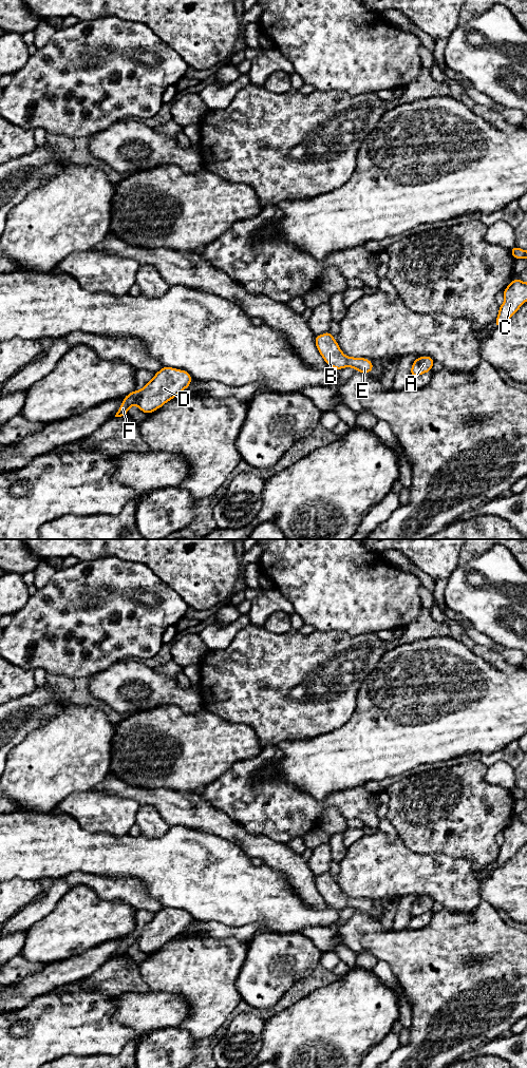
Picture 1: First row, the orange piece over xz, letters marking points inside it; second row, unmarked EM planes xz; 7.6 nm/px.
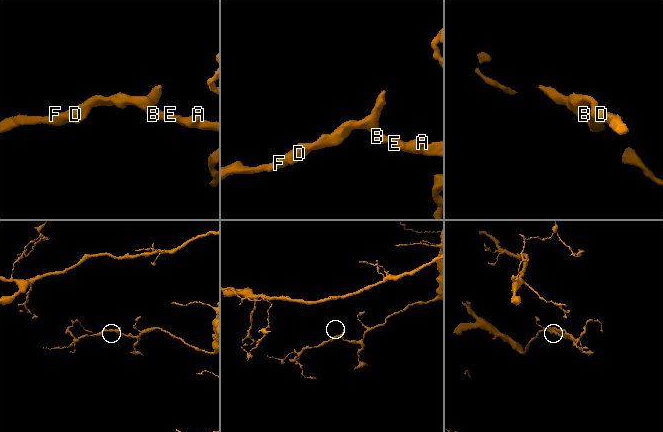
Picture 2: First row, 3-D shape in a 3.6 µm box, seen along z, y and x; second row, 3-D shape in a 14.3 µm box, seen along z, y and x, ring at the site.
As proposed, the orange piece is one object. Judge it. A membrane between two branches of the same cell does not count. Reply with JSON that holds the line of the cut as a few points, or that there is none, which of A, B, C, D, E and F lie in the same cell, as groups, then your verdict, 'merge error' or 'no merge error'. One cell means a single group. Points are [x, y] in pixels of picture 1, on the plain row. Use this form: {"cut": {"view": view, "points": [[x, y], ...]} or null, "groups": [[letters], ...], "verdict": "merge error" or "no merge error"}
{"cut": null, "groups": [["A", "B", "C", "D", "E", "F"]], "verdict": "no merge error"}

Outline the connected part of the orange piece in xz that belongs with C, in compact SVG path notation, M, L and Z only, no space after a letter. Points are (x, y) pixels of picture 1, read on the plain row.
M514 819L503 832L505 842L500 846L495 867L500 867L506 863L519 851L522 844L527 841L527 823Z

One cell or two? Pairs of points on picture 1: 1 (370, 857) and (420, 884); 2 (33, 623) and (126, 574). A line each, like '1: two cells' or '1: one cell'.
1: one cell
2: one cell

